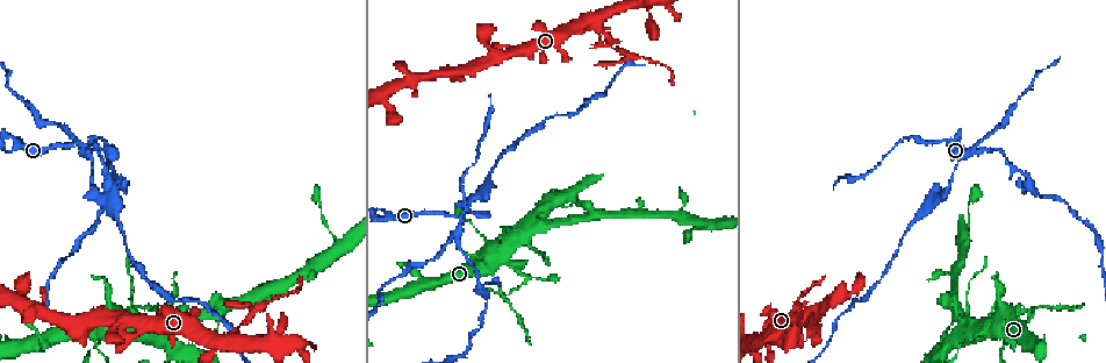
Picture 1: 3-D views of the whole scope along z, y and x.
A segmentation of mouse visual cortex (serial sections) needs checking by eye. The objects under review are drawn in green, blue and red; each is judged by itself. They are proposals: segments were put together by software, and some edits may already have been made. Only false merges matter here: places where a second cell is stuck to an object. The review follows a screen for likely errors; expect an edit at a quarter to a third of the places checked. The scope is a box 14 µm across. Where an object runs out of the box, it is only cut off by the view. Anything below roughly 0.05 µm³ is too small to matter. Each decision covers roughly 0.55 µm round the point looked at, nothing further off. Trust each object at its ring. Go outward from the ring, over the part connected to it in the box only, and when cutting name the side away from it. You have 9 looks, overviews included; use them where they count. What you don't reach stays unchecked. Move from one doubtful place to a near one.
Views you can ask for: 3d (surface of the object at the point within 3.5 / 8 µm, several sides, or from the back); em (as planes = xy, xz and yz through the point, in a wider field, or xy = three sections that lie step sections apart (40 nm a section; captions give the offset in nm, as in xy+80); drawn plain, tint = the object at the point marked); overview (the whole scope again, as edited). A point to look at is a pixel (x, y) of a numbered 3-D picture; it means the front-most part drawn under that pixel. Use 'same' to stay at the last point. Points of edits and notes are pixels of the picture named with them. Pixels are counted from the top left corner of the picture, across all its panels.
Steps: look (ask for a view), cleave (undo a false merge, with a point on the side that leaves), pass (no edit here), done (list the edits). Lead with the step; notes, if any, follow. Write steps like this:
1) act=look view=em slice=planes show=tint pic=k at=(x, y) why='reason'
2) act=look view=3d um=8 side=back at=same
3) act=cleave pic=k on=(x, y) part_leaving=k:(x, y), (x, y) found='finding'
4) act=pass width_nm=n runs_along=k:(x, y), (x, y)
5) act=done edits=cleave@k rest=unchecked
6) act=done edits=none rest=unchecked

act=look view=3d um=8 side=back pic=1 at=(970, 339) why='calibre changes'

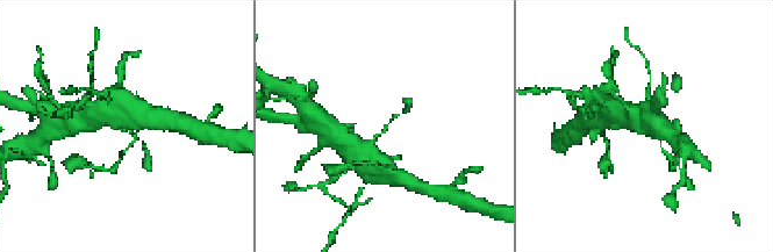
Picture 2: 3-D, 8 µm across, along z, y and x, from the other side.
act=look view=em slice=planes show=tint pic=2 at=(124, 131) arm_widths_nm=100,350

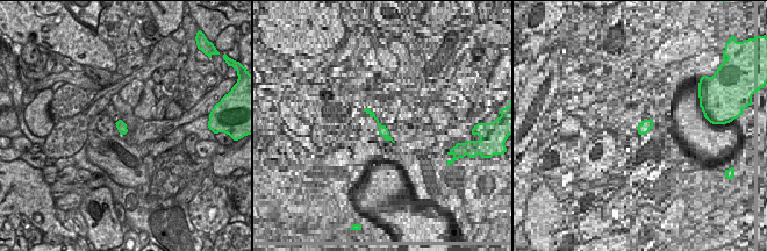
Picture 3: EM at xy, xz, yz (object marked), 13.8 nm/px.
act=pass runs_along=2:(101, 114), (130, 131), (144, 146) found='one cell here'

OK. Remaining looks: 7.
act=look view=3d um=3.5 side=back pic=1 at=(539, 225)

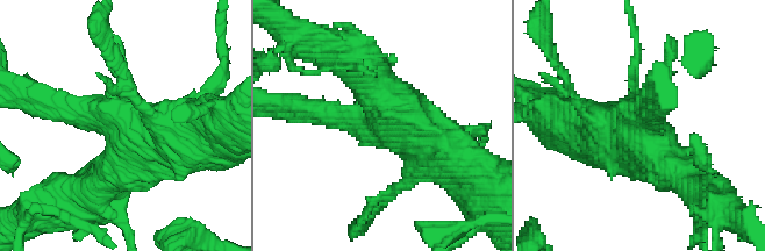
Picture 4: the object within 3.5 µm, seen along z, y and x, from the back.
act=look view=em slice=xy step=1 show=tint pic=4 at=(119, 122)

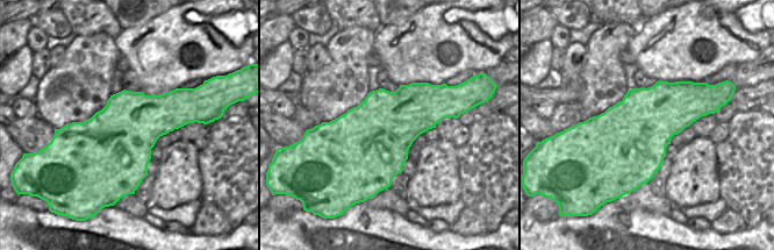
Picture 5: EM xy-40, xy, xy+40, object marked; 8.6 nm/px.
act=pass width_nm=700 runs_along=4:(464, 165), (414, 133), (328, 112) found='all the same cell'

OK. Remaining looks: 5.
act=look view=3d um=3.5 pic=1 at=(461, 226) why='looks like a crossing'

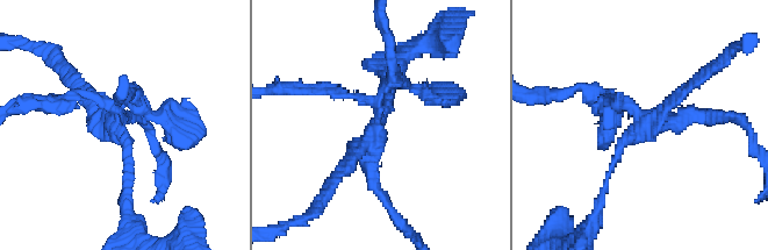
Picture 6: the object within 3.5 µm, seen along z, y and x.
act=look view=em slice=xy step=5 show=tint pic=6 at=(116, 115)

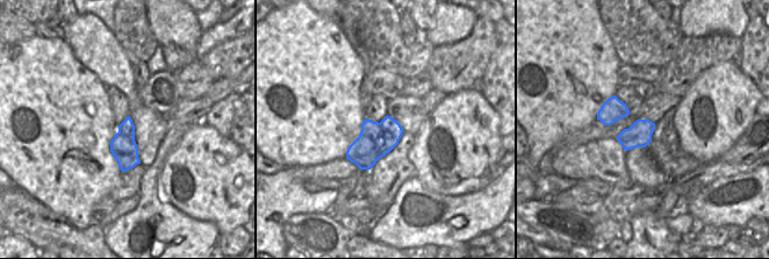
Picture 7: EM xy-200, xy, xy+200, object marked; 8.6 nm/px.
act=cleave pic=6 on=(403, 80) part_leaving=6:(110, 101), (128, 144), (128, 187) found='a second cell is stuck on'

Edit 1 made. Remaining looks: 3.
act=look view=3d um=3.5 pic=1 at=(524, 278)

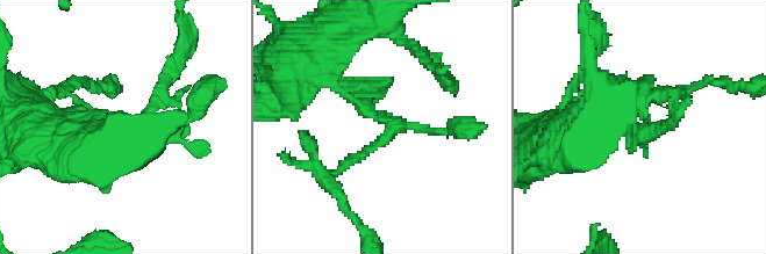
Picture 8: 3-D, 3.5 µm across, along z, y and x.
act=look view=em slice=xy step=2 show=tint pic=8 at=(391, 126) arms=3 arm_widths_nm=150,150,150

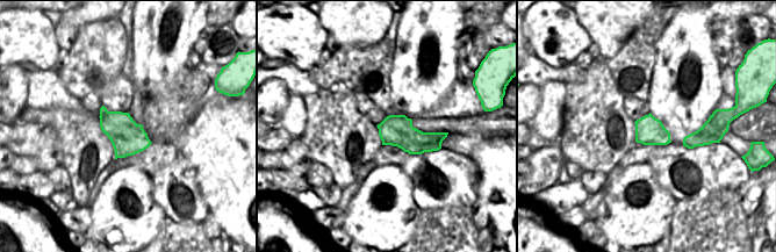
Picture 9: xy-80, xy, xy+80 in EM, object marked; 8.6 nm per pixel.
act=cleave pic=8 on=(679, 106) found='two cells meet here'

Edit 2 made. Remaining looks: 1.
act=done edits=cleave@6,cleave@8 rest=unchecked

